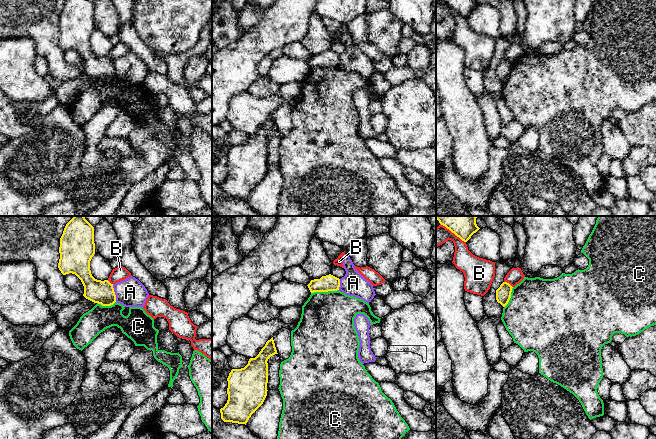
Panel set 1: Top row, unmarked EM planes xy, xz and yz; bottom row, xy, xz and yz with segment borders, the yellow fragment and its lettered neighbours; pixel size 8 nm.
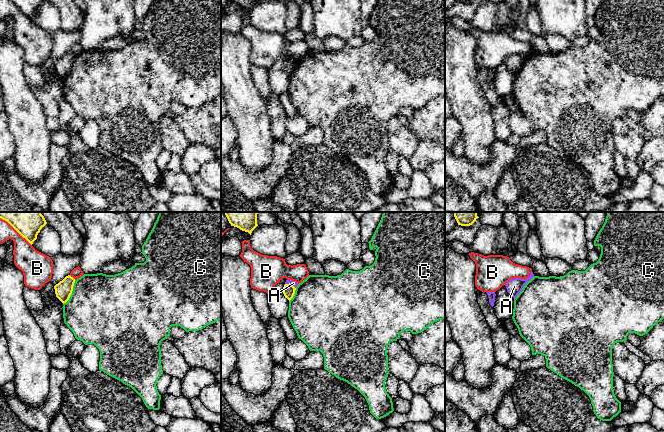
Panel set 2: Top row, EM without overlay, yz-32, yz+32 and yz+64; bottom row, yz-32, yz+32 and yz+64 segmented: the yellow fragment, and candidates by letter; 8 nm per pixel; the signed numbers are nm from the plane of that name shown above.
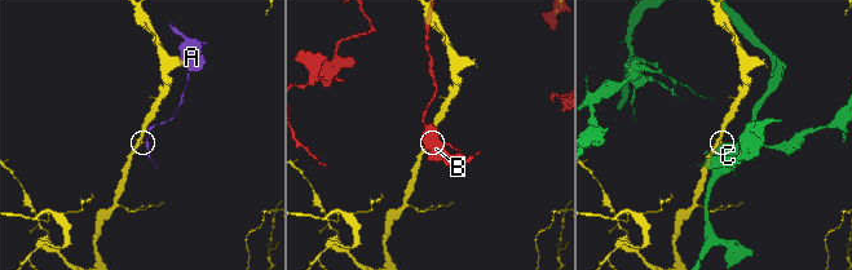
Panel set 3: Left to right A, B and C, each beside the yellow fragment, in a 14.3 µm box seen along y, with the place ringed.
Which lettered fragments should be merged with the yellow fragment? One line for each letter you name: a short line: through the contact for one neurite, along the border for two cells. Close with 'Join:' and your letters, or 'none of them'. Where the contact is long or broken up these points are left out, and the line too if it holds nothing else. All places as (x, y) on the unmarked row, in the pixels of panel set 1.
Join: none of them

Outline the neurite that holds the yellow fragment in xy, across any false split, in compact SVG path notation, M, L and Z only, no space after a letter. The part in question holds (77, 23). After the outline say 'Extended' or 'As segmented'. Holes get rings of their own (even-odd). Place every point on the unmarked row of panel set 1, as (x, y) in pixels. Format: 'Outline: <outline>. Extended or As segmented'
Outline: M66 0L60 14L58 44L63 51L75 50L84 62L83 72L102 82L116 78L113 60L95 55L90 37L95 30L94 3L91 0Z. As segmented

